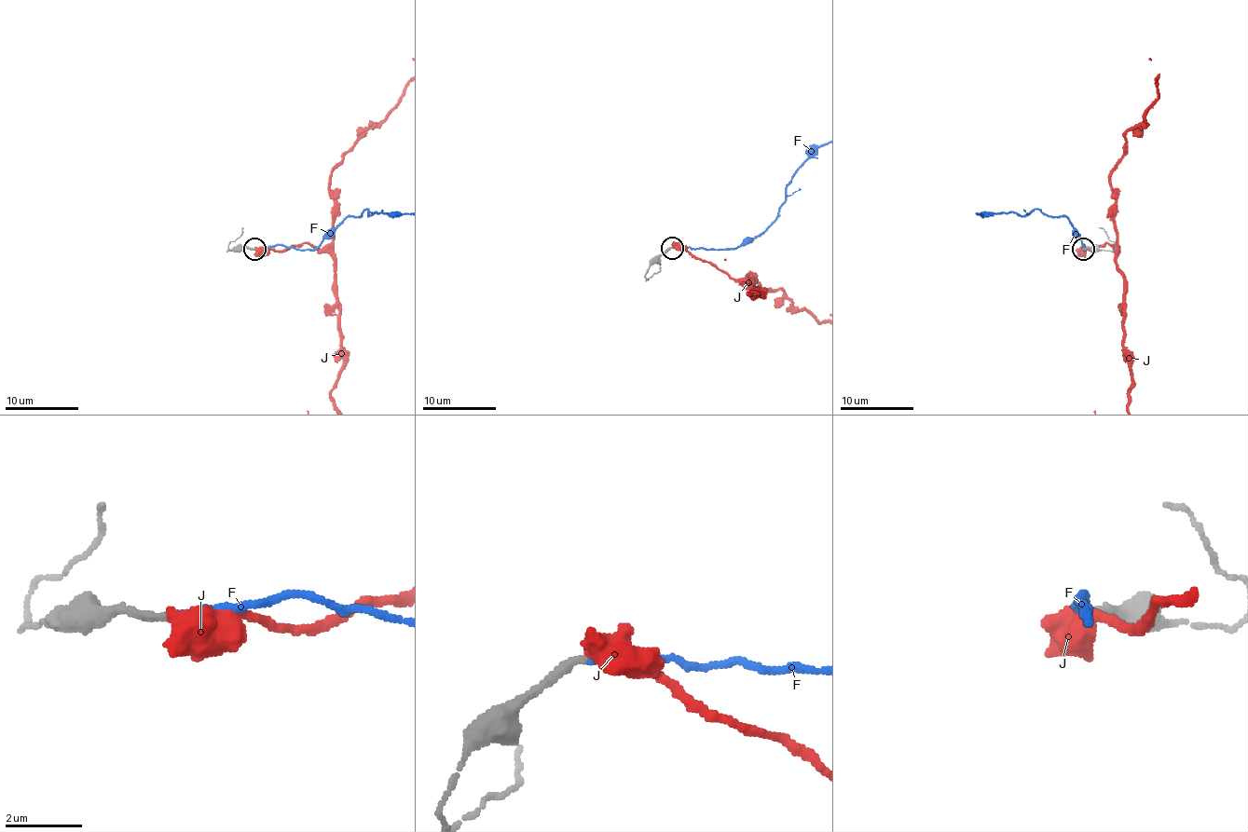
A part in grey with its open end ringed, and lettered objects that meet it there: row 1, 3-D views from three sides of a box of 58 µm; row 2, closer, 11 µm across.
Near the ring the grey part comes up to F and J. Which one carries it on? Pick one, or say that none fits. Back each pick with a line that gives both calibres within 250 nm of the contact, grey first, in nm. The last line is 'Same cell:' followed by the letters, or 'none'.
F: 200 nm thick on the grey side, 190 nm on the other
Same cell: F

